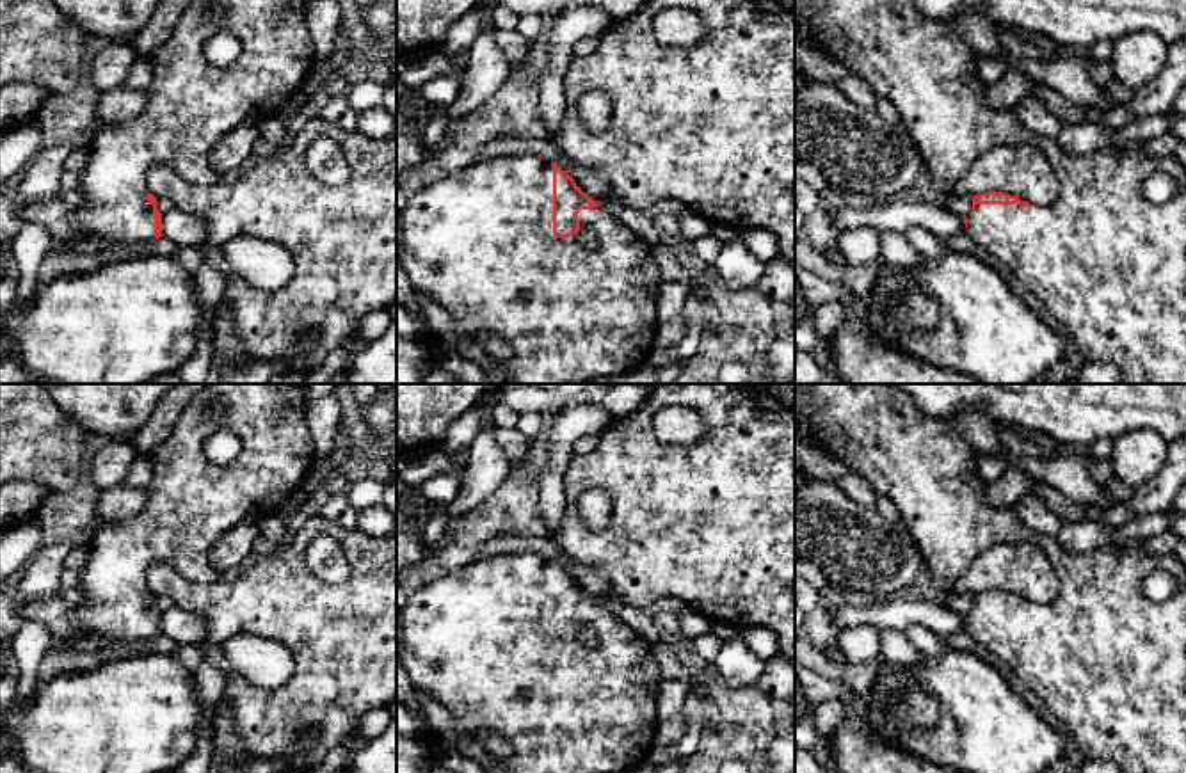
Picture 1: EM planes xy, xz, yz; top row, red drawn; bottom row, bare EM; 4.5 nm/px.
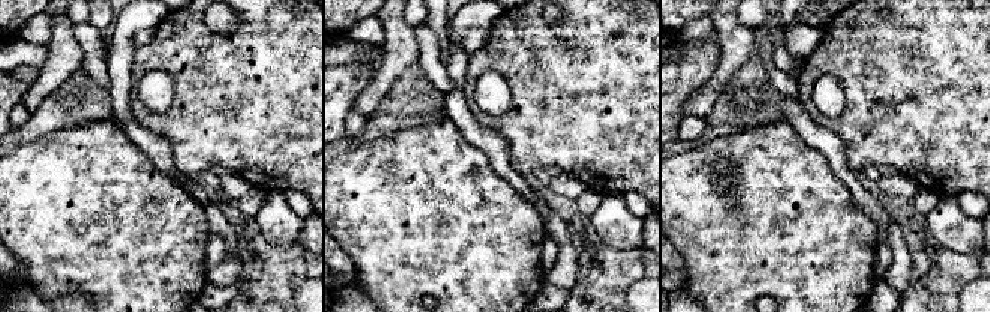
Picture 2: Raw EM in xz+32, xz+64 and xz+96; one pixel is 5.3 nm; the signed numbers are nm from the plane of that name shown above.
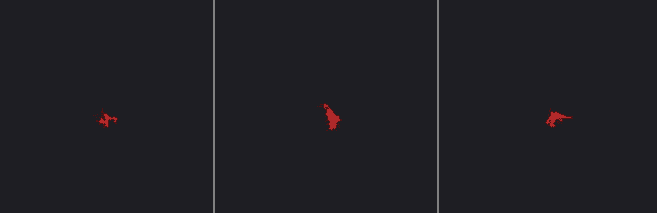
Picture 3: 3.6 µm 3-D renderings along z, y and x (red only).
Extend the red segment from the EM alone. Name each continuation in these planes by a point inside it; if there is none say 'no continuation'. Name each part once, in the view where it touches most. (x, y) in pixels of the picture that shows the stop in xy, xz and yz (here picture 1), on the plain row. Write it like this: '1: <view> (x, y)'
1: xz (479, 640)

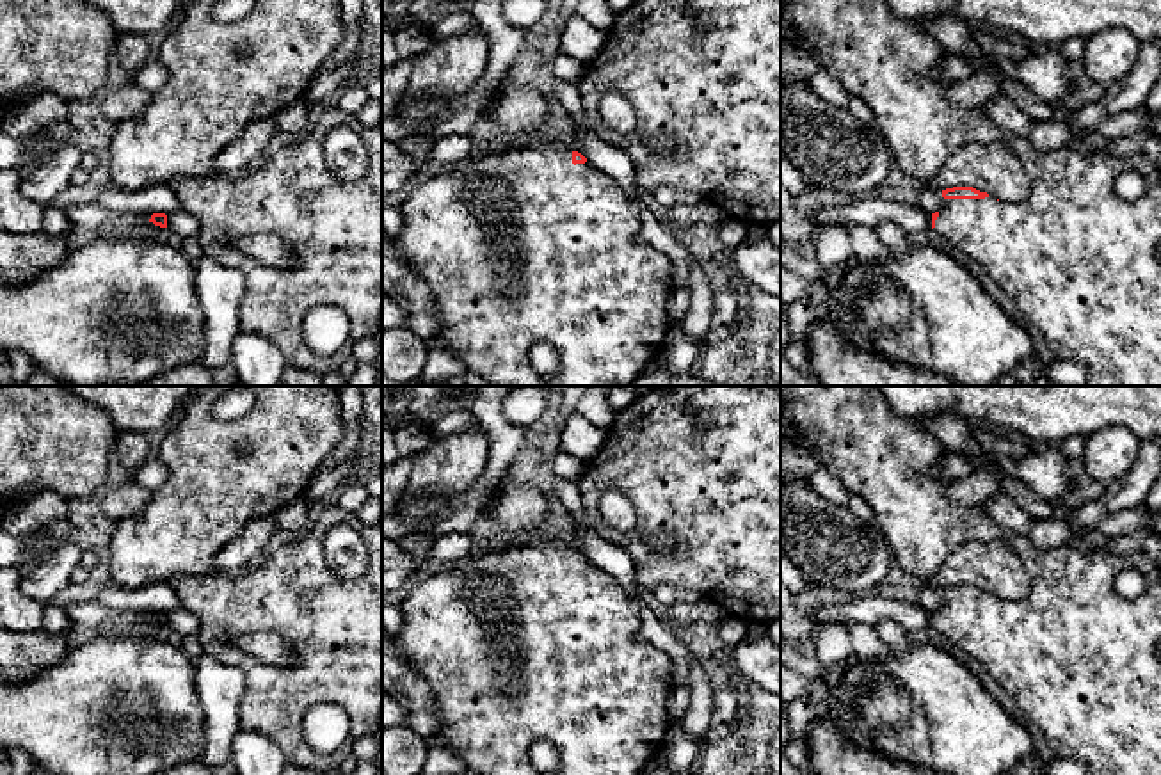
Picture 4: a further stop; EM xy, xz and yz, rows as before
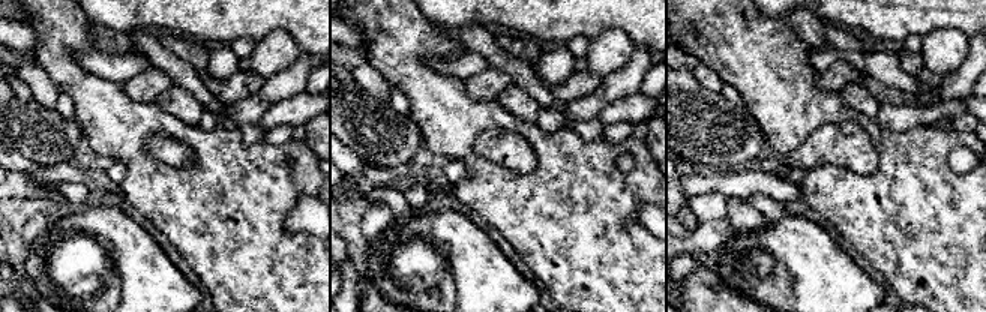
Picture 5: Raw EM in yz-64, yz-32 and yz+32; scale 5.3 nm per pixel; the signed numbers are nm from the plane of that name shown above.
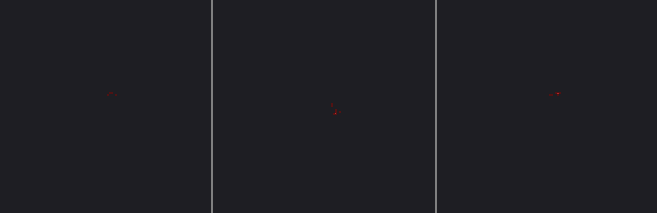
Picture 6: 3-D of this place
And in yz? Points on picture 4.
1: yz (1078, 658)

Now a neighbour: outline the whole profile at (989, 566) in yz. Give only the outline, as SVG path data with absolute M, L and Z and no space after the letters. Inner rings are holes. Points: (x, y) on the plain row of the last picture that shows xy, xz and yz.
M967 542L957 547L925 585L937 588L973 585L1003 601L1021 601L1029 592L1031 578L1008 544Z

